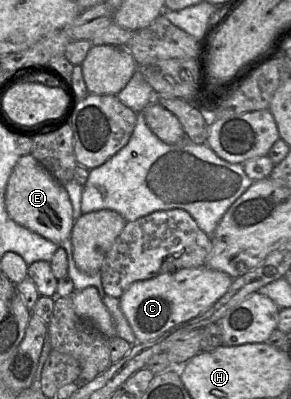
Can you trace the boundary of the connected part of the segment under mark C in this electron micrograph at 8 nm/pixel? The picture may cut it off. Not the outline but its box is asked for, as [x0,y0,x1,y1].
[119,266,234,343]

